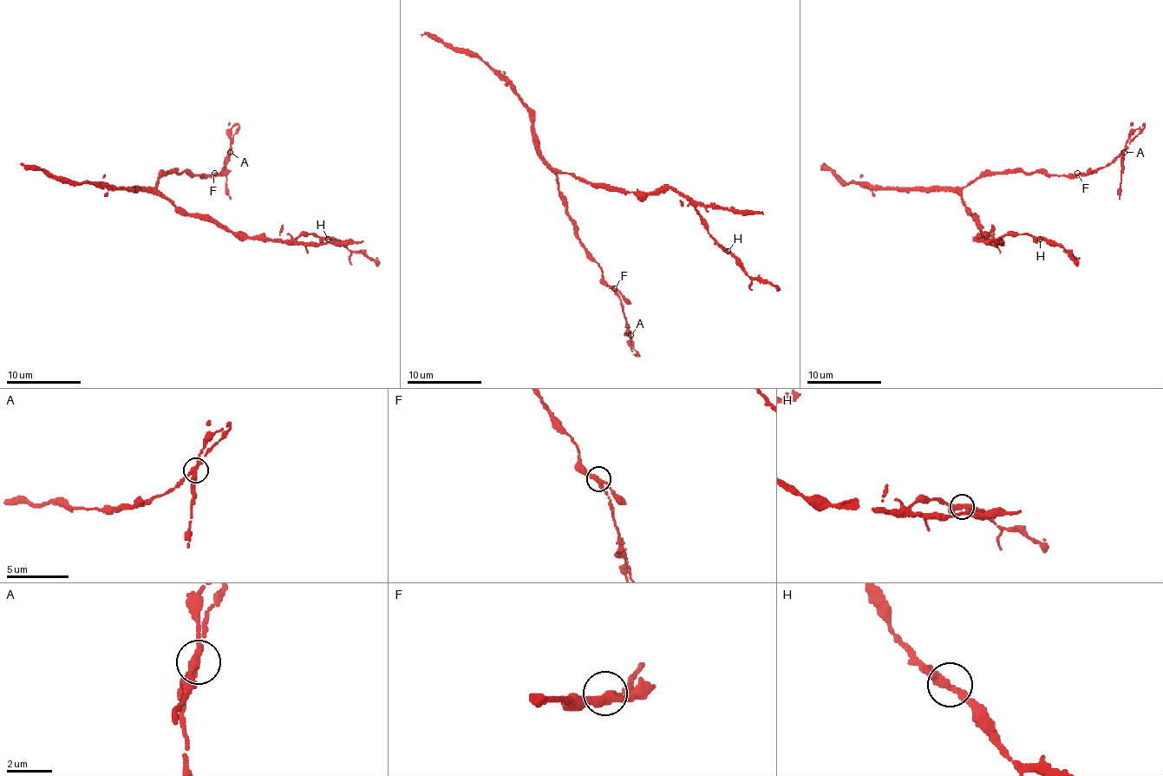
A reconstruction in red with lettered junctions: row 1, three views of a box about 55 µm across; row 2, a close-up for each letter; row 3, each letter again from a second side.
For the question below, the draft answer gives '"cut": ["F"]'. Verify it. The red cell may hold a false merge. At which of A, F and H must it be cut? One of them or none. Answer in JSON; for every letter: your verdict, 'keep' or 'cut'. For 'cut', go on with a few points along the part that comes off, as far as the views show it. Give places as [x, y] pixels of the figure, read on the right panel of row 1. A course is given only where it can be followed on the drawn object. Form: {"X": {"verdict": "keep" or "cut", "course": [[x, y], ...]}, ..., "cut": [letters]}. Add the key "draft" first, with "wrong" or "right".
{"draft": "wrong", "A": {"verdict": "keep"}, "F": {"verdict": "keep"}, "H": {"verdict": "keep"}, "cut": []}

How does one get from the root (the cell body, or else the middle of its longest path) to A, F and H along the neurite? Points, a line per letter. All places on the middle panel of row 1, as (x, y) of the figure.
A: (578, 180), (567, 173), (557, 174), (565, 213), (580, 246), (601, 270), (603, 280), (622, 301), (630, 335)
F: (578, 180), (567, 173), (557, 174), (558, 189), (575, 236), (601, 270), (603, 279), (614, 288)
H: (578, 180), (635, 193), (661, 193), (674, 187), (690, 202), (708, 233), (728, 251)

